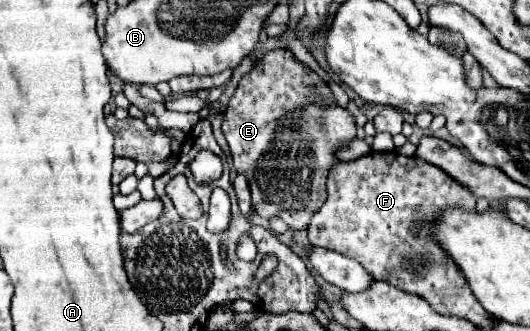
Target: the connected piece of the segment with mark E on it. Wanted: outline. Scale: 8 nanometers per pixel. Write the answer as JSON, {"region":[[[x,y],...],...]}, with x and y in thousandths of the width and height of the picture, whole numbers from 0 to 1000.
{"region":[[[519,148],[504,154],[451,245],[421,341],[421,402],[447,523],[470,547],[481,644],[492,656],[526,650],[545,692],[579,692],[583,662],[617,601],[617,523],[640,486],[632,450],[655,438],[670,414],[674,384],[666,347],[636,317],[621,257],[587,202],[568,190],[545,148]]]}

